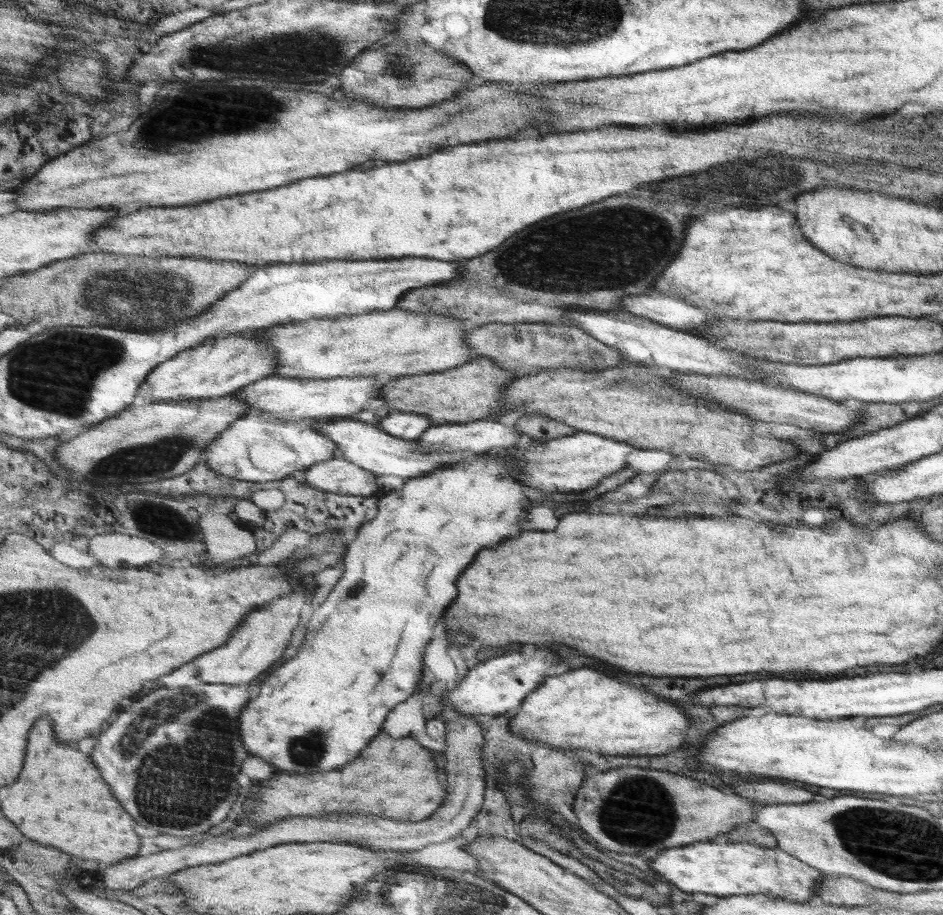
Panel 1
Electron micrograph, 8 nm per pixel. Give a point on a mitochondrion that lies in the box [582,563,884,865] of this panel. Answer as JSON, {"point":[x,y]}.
{"point":[639,809]}

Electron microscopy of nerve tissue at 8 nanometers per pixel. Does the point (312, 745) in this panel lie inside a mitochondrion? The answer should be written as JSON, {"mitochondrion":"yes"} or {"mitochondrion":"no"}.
{"mitochondrion":"yes"}

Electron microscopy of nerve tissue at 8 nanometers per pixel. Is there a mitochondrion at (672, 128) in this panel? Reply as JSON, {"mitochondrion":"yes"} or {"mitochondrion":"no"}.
{"mitochondrion":"no"}

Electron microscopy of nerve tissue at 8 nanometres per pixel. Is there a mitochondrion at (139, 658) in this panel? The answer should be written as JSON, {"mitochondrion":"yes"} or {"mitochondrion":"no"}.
{"mitochondrion":"yes"}

